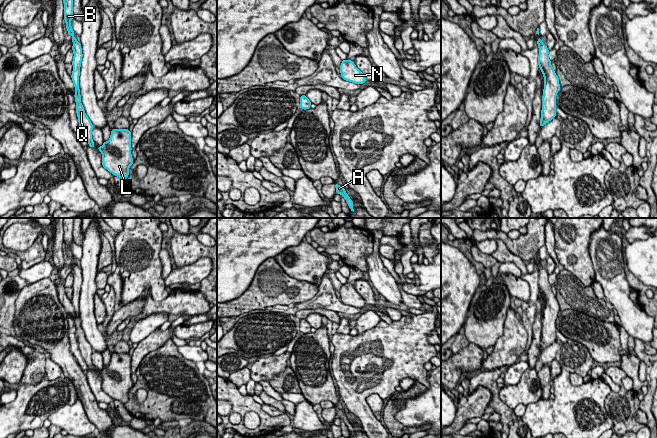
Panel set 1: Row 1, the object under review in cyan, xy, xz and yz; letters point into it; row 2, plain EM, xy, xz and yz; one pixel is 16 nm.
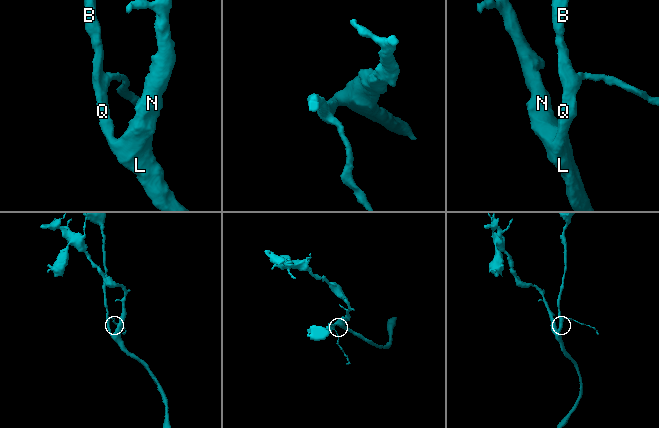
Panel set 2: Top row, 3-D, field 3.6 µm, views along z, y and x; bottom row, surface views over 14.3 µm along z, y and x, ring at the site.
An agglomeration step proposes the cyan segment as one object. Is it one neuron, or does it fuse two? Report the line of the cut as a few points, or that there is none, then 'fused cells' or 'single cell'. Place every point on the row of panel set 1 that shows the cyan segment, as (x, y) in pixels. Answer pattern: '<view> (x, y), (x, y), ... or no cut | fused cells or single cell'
no cut | single cell

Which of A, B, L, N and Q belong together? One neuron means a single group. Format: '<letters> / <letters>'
A B L N Q

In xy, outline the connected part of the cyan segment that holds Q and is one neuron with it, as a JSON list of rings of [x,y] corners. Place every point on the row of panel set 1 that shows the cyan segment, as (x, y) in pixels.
[[[63,0],[63,3],[64,3],[64,20],[66,22],[66,28],[67,28],[68,34],[72,36],[71,40],[73,41],[72,50],[74,53],[74,57],[72,61],[73,72],[72,72],[71,78],[72,78],[72,81],[75,87],[74,97],[75,97],[75,102],[76,102],[76,113],[78,117],[79,126],[89,146],[95,147],[94,142],[92,140],[93,125],[90,119],[87,117],[84,107],[81,104],[81,95],[80,95],[80,89],[79,89],[79,76],[80,76],[80,67],[81,67],[81,61],[82,61],[83,54],[82,54],[81,44],[73,36],[74,31],[70,23],[70,21],[74,18],[73,0]]]

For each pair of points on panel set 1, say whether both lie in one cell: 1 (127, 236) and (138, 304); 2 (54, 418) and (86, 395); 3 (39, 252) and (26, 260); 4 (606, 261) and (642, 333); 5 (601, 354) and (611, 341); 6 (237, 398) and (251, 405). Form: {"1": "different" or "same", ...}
{"1": "different", "2": "different", "3": "same", "4": "same", "5": "same", "6": "same"}

